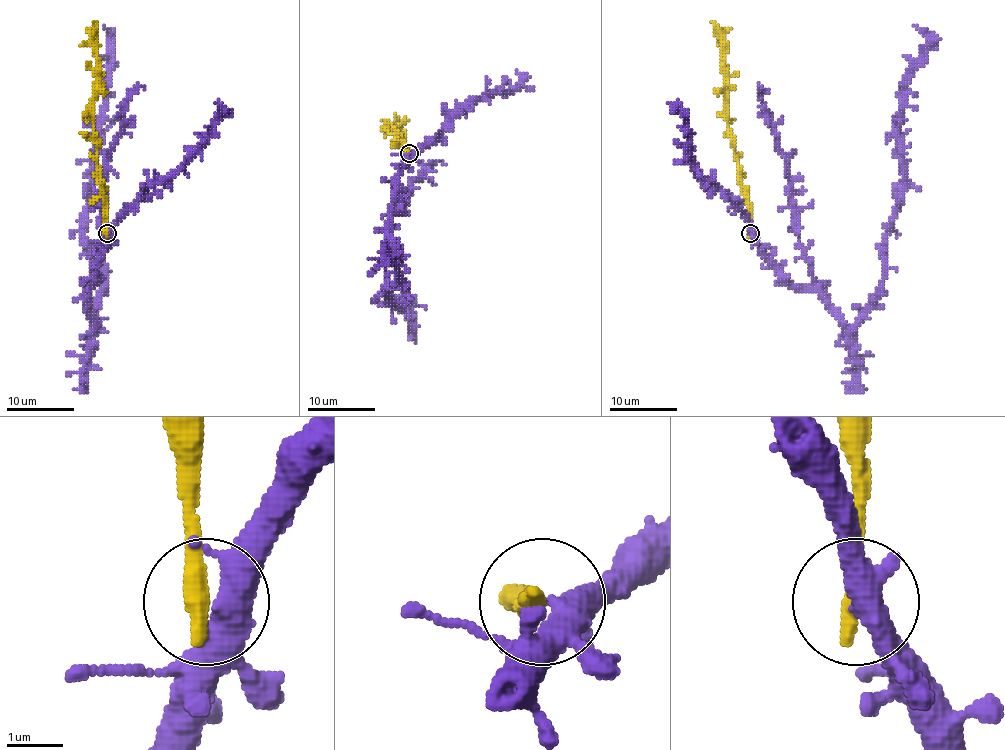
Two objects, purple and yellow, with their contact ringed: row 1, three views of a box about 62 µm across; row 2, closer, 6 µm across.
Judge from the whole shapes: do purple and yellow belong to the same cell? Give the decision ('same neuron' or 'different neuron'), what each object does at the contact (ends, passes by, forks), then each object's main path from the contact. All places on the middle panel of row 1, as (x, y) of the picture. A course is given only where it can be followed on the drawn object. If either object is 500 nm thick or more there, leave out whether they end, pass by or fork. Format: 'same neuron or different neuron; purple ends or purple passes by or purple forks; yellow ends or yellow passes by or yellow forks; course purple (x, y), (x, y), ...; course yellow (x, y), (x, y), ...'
different neuron; purple forks; yellow ends; course purple (409, 153), (389, 219), (396, 273), (404, 284), (386, 289), (394, 305), (408, 310), (409, 328), (404, 316); course yellow (409, 153), (401, 145), (394, 129), (399, 126), (394, 114)

